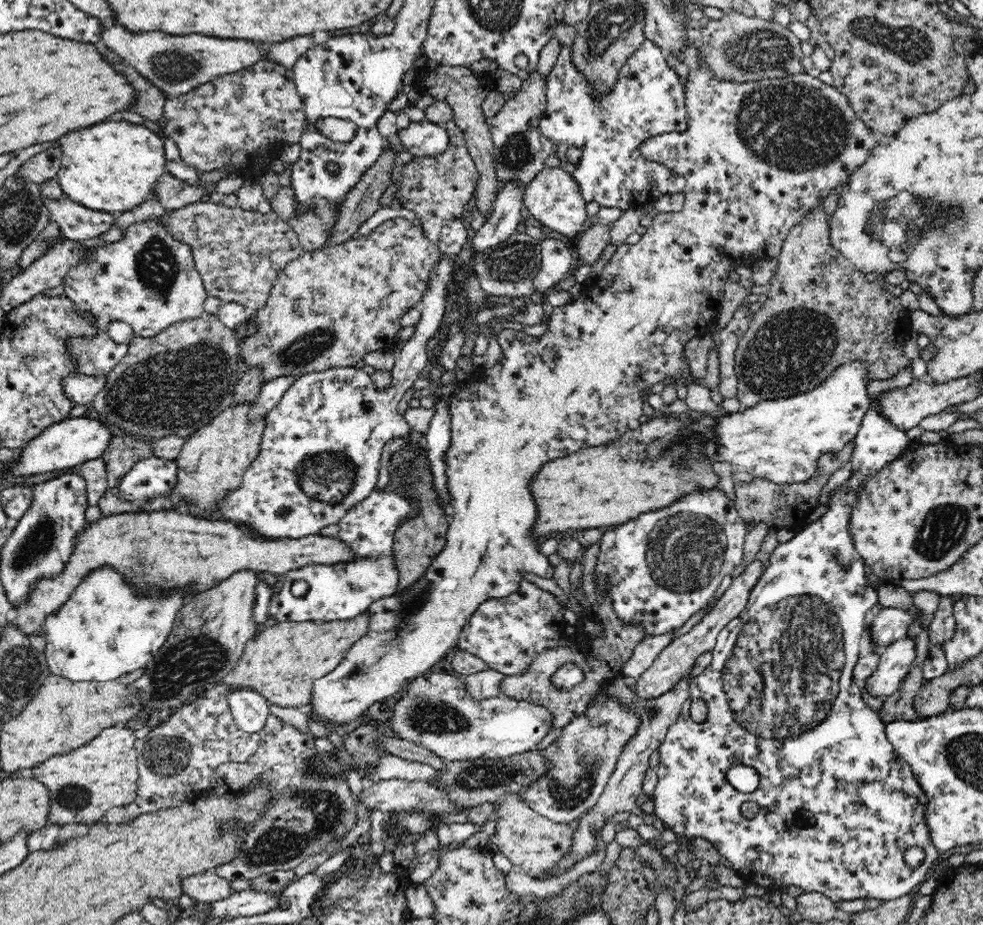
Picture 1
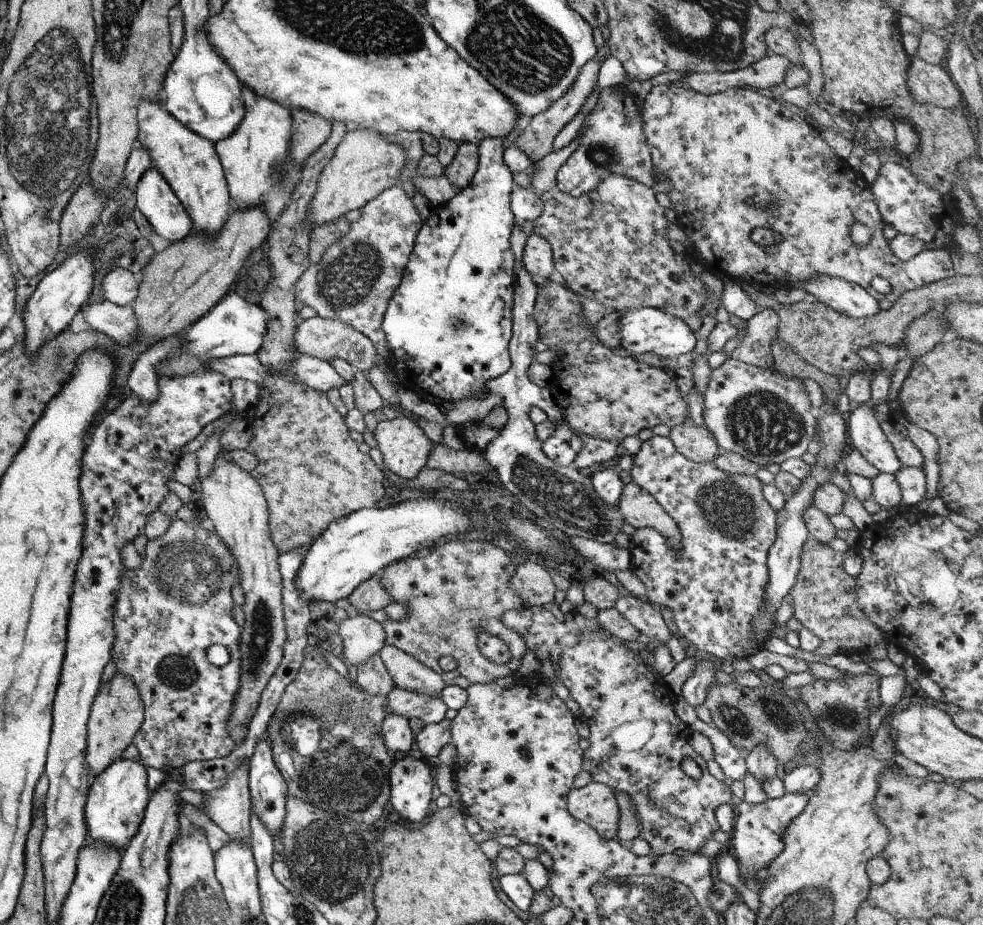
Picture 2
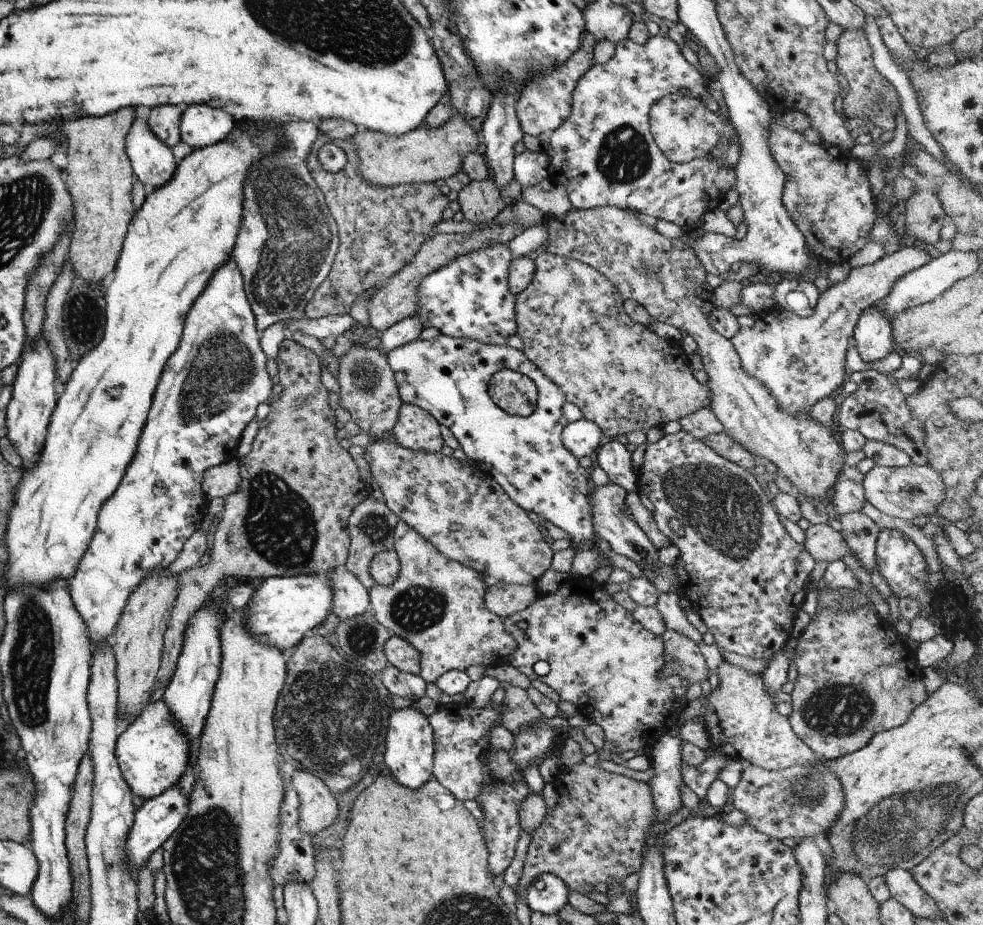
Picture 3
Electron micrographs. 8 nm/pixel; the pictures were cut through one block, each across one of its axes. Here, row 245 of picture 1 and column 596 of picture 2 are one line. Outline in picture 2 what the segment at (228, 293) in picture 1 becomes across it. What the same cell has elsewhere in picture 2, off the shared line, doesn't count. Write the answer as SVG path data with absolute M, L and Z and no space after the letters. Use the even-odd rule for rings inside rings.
M609 174L605 180L601 180L601 184L597 184L595 190L591 190L587 194L582 194L580 197L569 197L558 189L553 189L549 190L549 192L542 193L540 198L542 211L533 221L533 234L539 236L539 238L543 238L549 244L555 270L563 278L564 284L573 290L574 293L587 298L587 300L599 302L603 308L606 308L607 312L613 311L619 313L622 310L635 310L635 308L654 308L681 320L696 315L701 310L701 306L705 304L705 300L709 298L709 294L705 292L703 282L699 278L700 274L691 272L691 264L685 261L683 255L677 254L669 248L669 239L666 236L666 231L671 223L663 216L663 208L655 201L653 192L647 186L643 186L643 184L639 184L630 178L625 178L625 176L619 176L619 174Z

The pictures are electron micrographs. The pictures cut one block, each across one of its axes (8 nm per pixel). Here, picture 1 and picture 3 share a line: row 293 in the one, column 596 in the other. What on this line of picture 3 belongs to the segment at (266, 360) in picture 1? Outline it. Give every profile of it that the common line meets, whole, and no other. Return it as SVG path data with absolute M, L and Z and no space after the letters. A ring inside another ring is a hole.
M544 251L536 258L533 258L533 266L535 266L535 272L533 272L531 282L515 295L513 310L516 334L521 339L523 344L522 352L527 357L527 360L531 364L535 364L541 370L543 376L547 376L563 392L565 401L575 404L581 410L583 419L594 422L606 437L615 439L616 436L623 436L623 434L627 434L631 430L642 430L645 432L652 426L661 428L664 423L678 421L681 417L691 414L691 412L703 407L709 407L707 385L699 384L693 378L691 375L692 370L688 367L686 354L682 347L679 346L679 343L659 338L657 334L653 334L649 330L648 326L633 322L623 310L621 295L603 274L573 258L565 258L565 256L557 256L557 254Z

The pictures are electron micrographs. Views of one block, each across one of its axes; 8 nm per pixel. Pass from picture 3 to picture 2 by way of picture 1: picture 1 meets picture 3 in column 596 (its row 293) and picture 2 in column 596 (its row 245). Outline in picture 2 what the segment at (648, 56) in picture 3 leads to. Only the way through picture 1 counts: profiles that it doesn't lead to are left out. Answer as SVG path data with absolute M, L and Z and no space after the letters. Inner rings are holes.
M625 86L601 88L595 106L586 114L578 130L577 148L557 170L556 189L569 197L580 197L595 190L609 174L619 174L653 188L657 180L643 134L641 107L641 102Z

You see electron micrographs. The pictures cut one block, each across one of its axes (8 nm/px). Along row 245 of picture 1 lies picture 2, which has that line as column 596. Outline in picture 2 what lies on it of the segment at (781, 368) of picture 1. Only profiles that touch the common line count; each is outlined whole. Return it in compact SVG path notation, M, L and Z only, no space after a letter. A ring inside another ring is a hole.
M590 781L583 787L569 789L566 809L571 818L591 826L603 840L613 840L619 820L613 796L614 791L605 784Z

